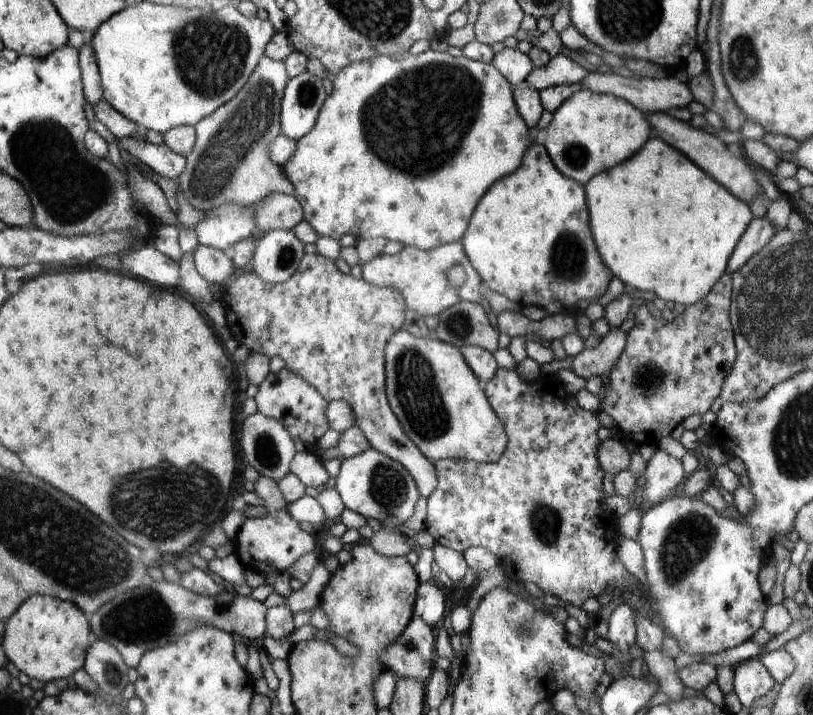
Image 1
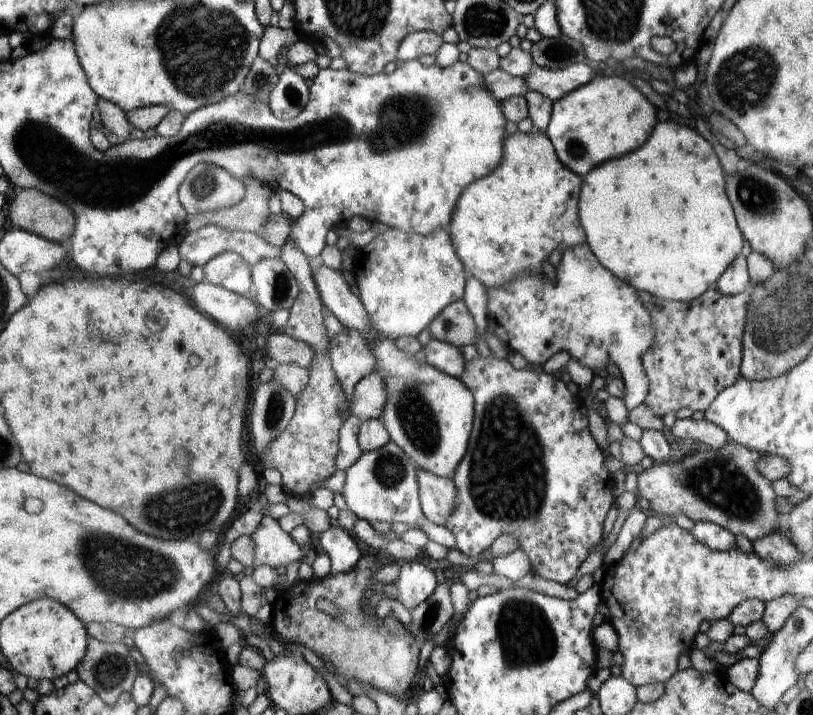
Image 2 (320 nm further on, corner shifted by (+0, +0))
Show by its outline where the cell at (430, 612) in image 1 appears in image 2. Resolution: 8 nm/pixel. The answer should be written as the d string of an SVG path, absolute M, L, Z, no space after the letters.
M418 562L401 564L396 580L399 590L397 610L407 617L413 608L424 602L437 587L434 571Z

